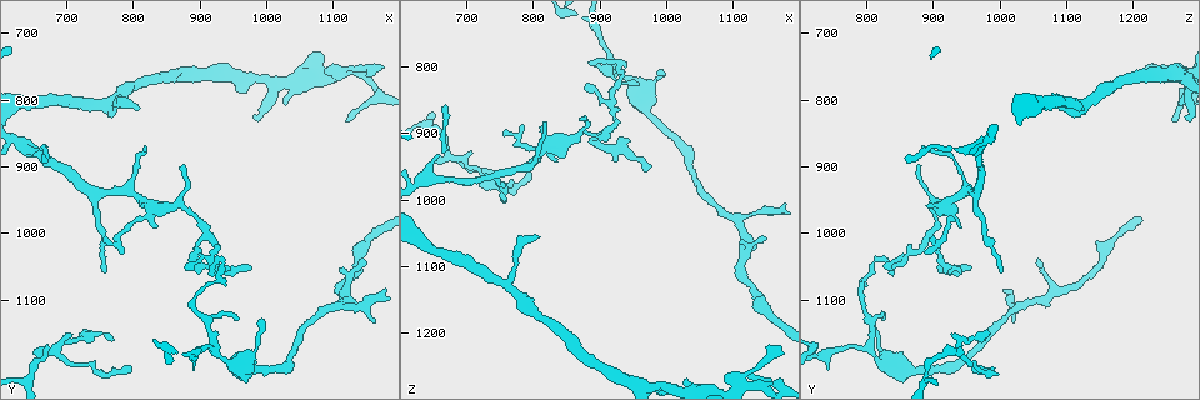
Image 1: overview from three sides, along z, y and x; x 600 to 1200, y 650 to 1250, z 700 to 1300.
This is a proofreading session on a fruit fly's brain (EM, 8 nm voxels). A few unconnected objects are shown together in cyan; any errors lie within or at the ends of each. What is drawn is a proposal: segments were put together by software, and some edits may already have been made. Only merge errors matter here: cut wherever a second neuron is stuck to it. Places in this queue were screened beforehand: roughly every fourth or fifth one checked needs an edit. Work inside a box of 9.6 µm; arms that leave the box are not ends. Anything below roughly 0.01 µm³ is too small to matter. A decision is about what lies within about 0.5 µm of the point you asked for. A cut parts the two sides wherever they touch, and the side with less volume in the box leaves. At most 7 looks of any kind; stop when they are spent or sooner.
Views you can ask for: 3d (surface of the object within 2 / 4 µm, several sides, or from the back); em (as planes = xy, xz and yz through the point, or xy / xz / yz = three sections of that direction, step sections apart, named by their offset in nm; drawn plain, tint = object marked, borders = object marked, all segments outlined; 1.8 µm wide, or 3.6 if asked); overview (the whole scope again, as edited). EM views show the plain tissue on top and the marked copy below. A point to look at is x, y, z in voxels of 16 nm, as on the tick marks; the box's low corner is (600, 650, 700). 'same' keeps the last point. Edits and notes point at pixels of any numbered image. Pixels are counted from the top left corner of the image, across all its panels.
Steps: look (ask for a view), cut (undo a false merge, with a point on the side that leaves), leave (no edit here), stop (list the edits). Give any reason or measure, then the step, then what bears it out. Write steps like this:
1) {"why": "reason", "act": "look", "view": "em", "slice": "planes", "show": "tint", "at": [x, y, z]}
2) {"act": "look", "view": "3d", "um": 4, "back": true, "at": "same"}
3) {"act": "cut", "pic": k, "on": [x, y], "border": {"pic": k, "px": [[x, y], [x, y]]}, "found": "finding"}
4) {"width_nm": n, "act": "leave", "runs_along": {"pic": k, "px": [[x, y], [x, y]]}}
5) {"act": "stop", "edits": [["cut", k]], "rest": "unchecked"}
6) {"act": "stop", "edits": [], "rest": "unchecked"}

{"why": "sharp bend", "act": "look", "view": "em", "slice": "yz", "step": 4, "show": "tint", "at": [650, 875, 965]}

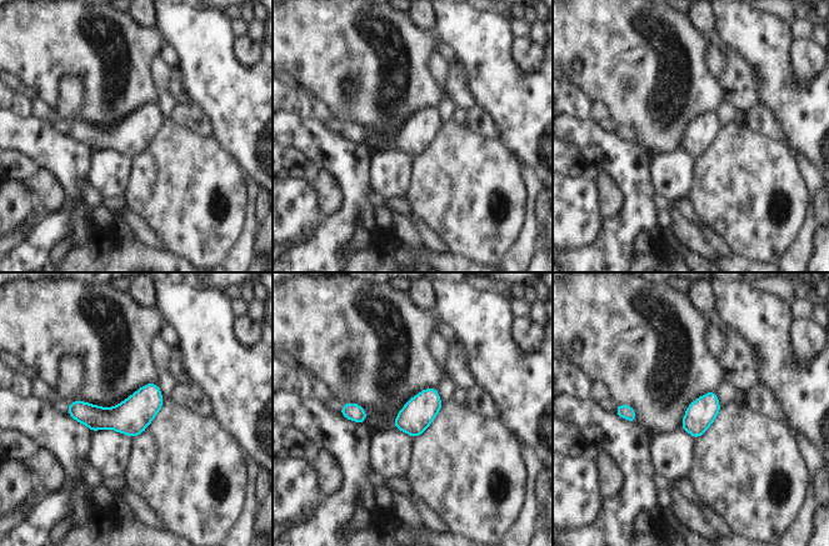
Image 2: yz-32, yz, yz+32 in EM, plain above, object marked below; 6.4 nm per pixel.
{"act": "look", "view": "em", "slice": "planes", "show": "borders", "at": "same"}

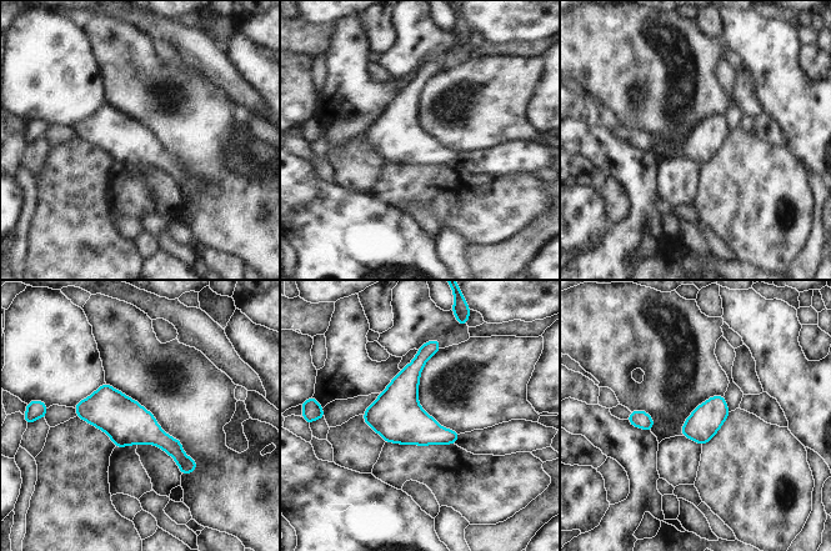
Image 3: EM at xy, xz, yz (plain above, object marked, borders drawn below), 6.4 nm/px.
{"act": "leave", "runs_along": {"pic": 3, "px": [[79, 406], [110, 410], [193, 465]]}, "found": "continuous, no second neuron"}

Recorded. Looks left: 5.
{"act": "look", "view": "em", "um": 3.6, "slice": "xz", "step": 16, "show": "tint", "at": [780, 805, 1065]}

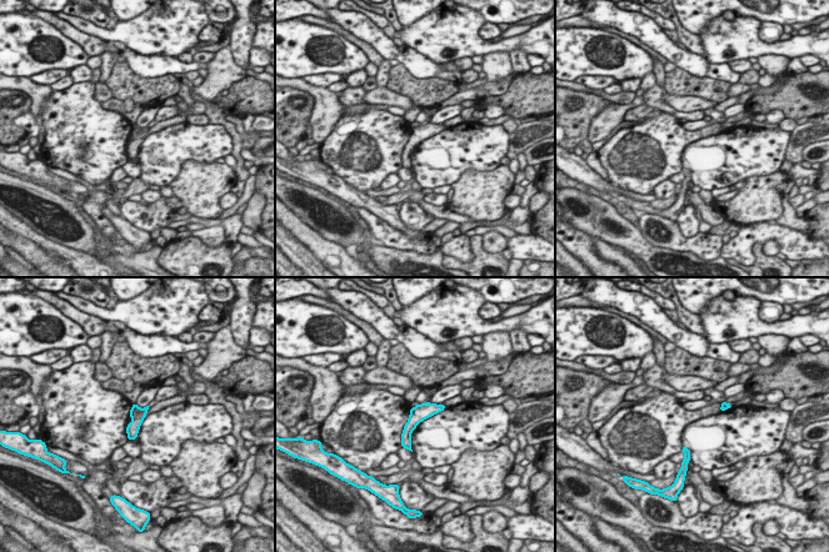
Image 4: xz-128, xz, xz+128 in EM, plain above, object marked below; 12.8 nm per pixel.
{"why": "cut it another way", "act": "look", "view": "em", "um": 3.6, "slice": "planes", "show": "tint", "at": "same"}

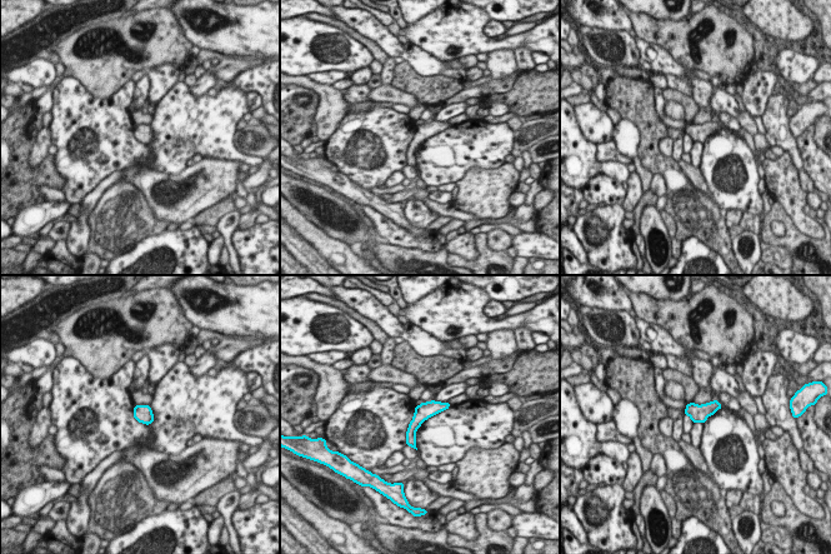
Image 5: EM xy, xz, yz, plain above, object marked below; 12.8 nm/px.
{"width_nm": 220, "act": "leave", "found": "one neuron here"}

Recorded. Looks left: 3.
{"act": "look", "view": "em", "slice": "planes", "show": "tint", "at": [910, 995, 895]}

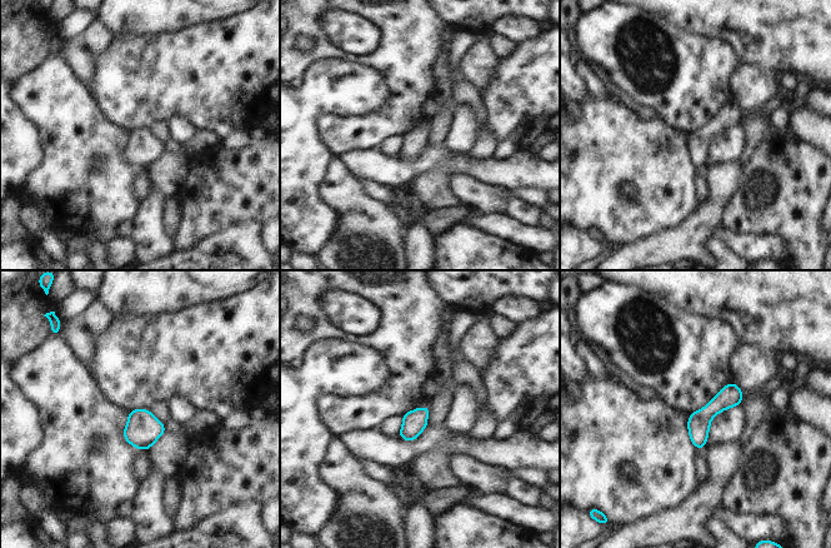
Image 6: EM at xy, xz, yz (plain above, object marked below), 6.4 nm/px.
{"act": "leave", "runs_along": {"pic": 6, "px": [[736, 389], [699, 423], [699, 444]]}, "found": "all the same neuron"}

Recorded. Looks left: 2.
{"act": "stop", "edits": [], "rest": "unchecked"}

